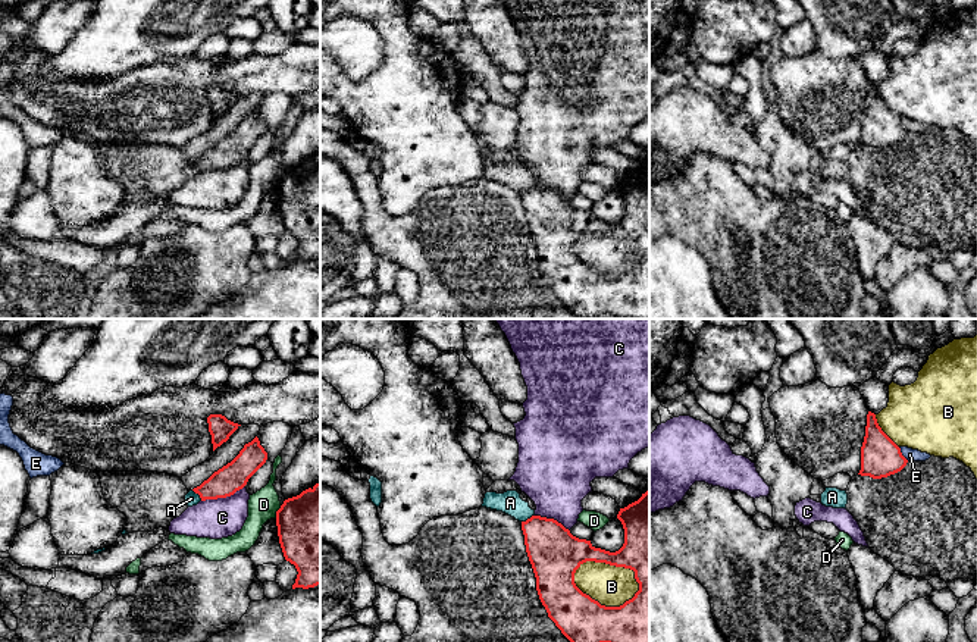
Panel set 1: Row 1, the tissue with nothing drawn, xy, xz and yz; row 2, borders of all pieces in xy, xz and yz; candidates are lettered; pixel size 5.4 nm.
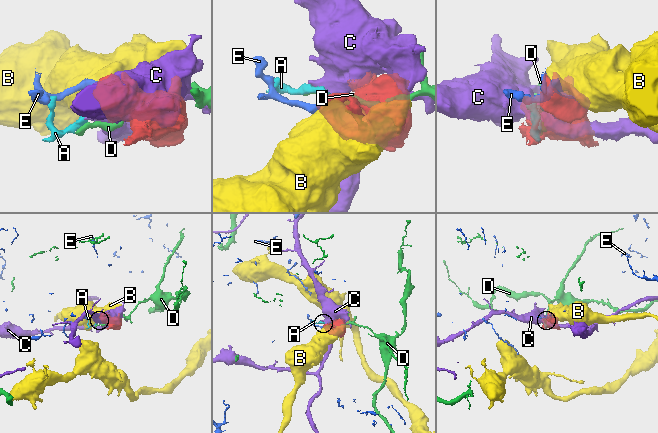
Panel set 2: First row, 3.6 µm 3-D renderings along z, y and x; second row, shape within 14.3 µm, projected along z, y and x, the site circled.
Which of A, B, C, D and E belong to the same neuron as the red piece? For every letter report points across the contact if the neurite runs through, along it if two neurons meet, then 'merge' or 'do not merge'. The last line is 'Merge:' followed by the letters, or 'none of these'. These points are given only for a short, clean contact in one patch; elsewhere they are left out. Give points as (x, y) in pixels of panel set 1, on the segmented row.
A: along xy (193, 489), (202, 500) | do not merge
B: do not merge
C: do not merge
D: do not merge
E: do not merge
Merge: none of these

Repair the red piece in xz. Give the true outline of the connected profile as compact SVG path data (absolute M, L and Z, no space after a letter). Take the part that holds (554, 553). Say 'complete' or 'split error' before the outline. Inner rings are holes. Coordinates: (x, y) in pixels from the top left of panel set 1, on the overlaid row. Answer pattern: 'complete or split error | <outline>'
complete | M649 489L638 501L620 508L617 519L624 529L624 544L616 552L595 548L591 541L573 536L554 519L532 516L522 522L539 599L548 617L570 642L649 642ZM586 561L633 570L639 591L620 607L601 605L574 583L576 570Z

